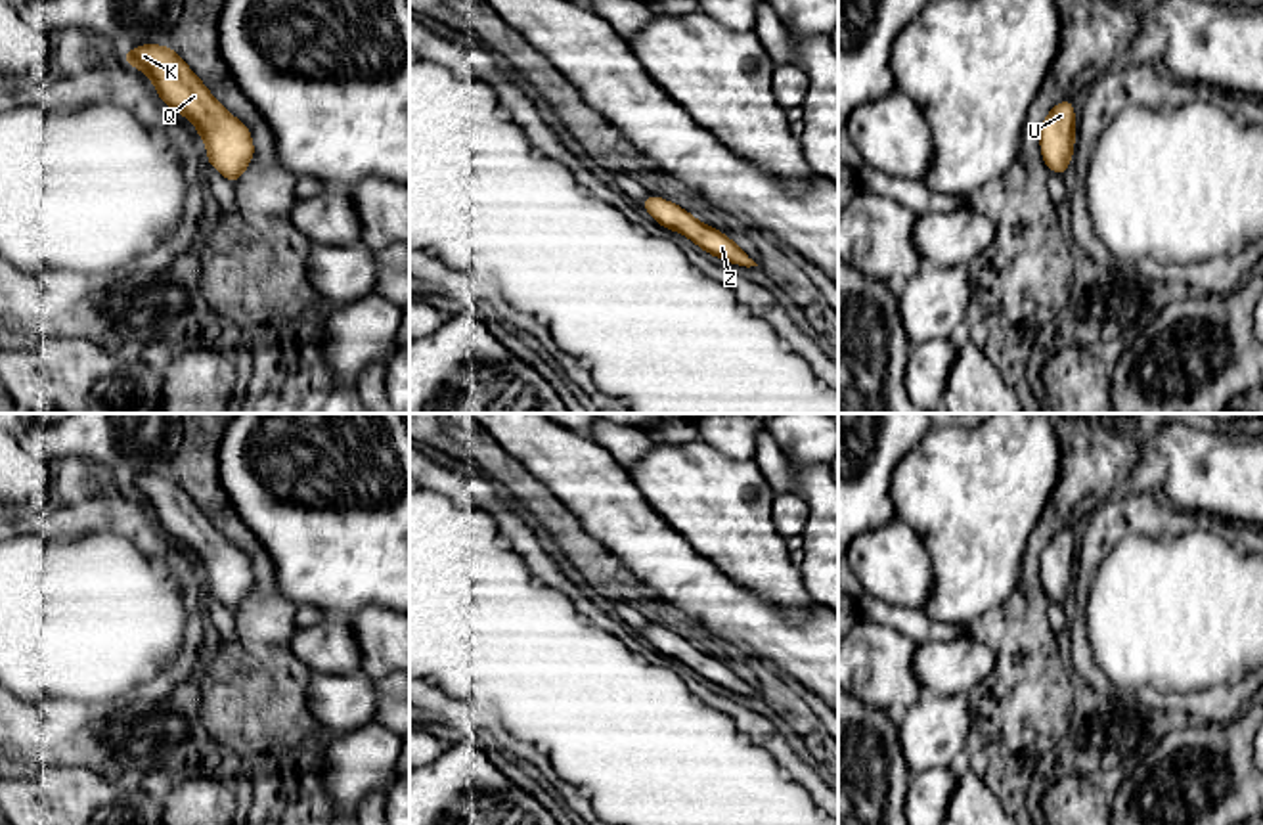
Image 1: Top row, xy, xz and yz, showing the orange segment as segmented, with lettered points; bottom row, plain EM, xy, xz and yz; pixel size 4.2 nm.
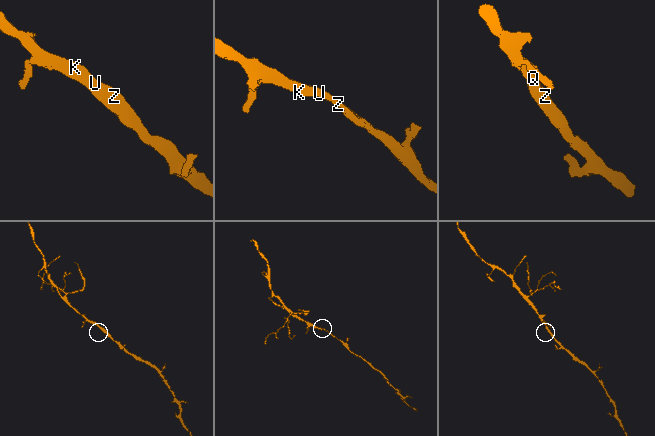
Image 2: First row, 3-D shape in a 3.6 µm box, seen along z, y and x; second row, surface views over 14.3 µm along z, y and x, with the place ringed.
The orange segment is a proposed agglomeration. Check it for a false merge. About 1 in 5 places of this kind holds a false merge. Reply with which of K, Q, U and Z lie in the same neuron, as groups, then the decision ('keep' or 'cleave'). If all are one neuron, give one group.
groups K Q U Z; keep

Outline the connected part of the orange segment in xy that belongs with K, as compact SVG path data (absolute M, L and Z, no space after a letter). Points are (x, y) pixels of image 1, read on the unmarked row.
M142 473L124 484L157 517L165 534L191 549L207 574L207 588L224 607L237 611L255 586L251 559L209 521L168 475Z

